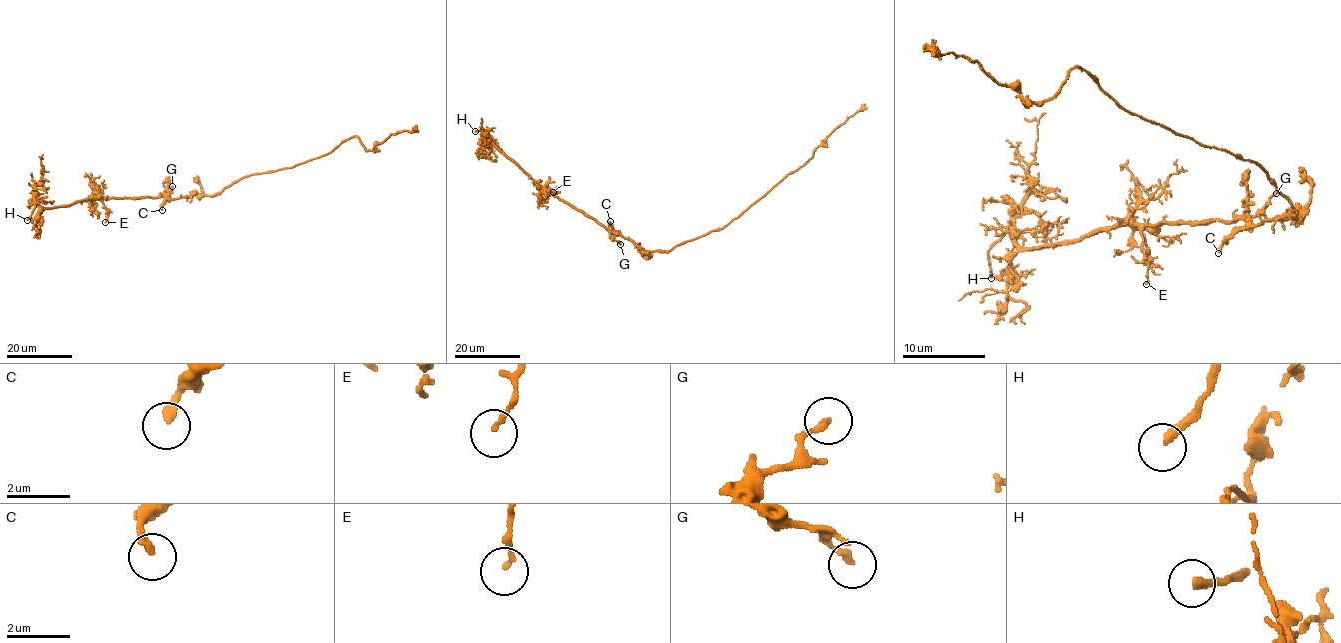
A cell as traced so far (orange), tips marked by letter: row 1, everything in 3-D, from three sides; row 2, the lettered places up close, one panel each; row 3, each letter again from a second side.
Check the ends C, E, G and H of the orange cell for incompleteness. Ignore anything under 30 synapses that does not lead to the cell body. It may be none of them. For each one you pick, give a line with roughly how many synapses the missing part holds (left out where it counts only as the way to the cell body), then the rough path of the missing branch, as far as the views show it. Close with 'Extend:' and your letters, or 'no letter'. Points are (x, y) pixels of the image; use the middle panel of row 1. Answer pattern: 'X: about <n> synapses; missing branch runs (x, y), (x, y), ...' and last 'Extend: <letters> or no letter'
Extend: H

